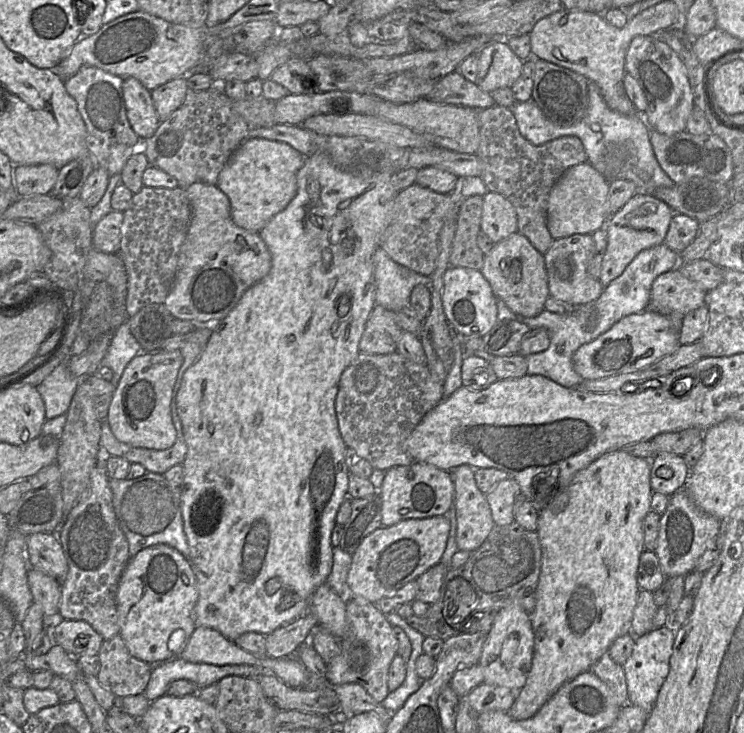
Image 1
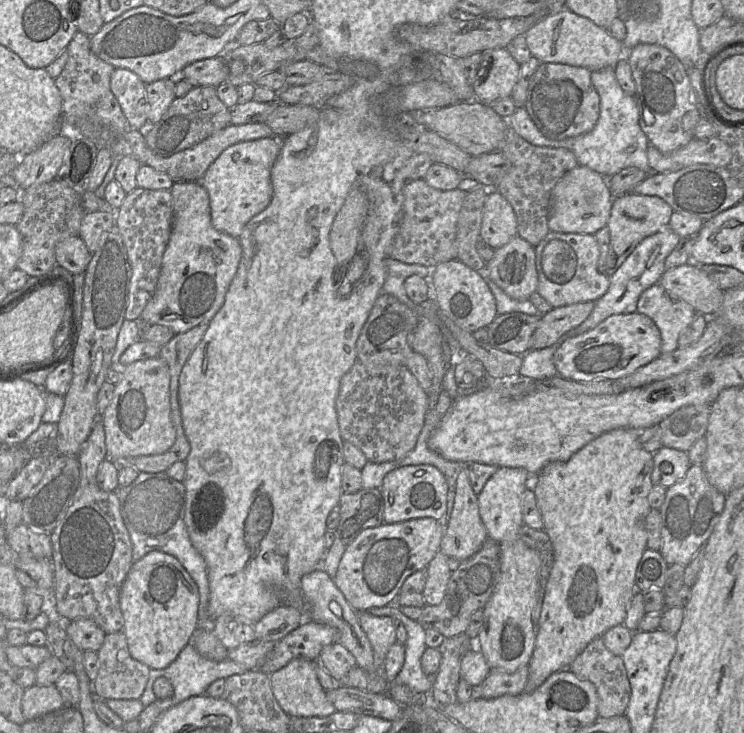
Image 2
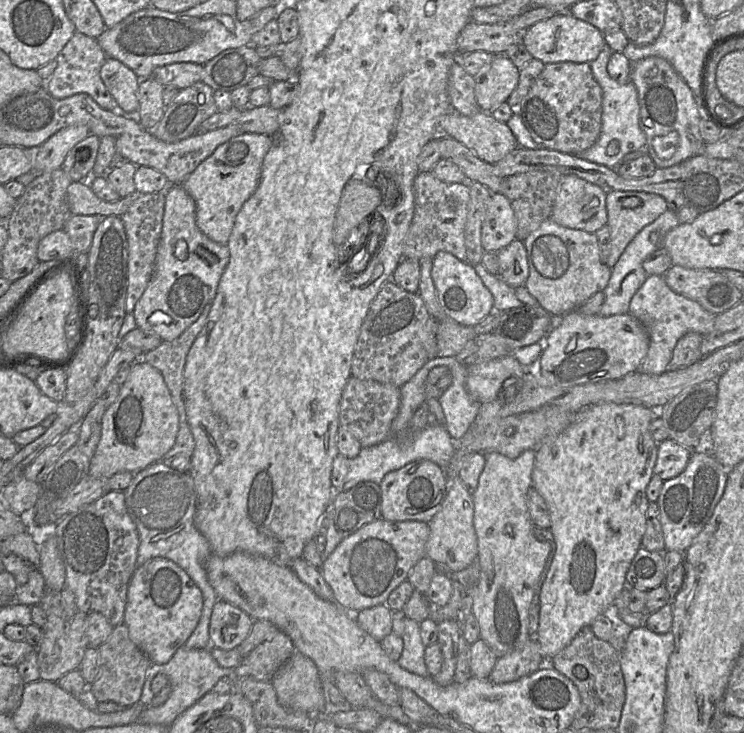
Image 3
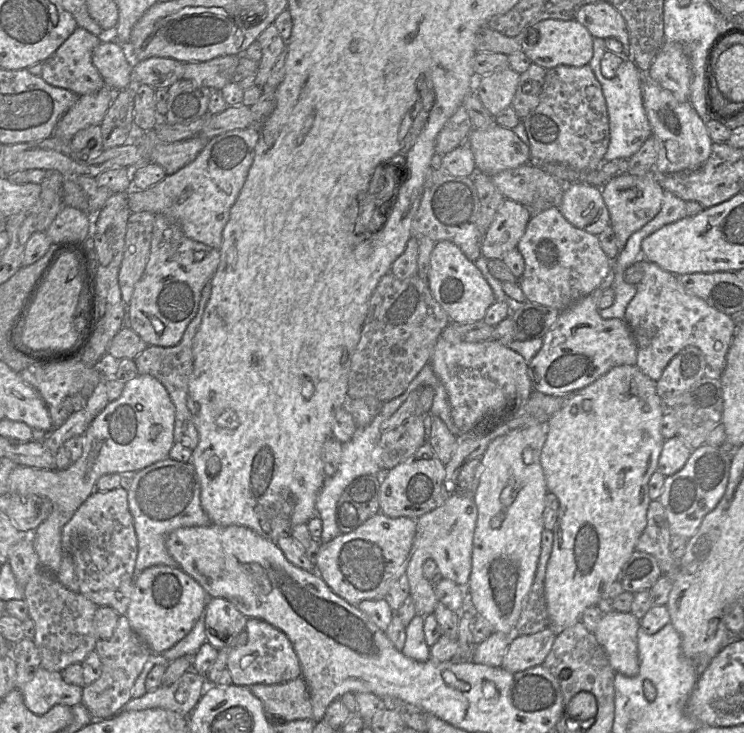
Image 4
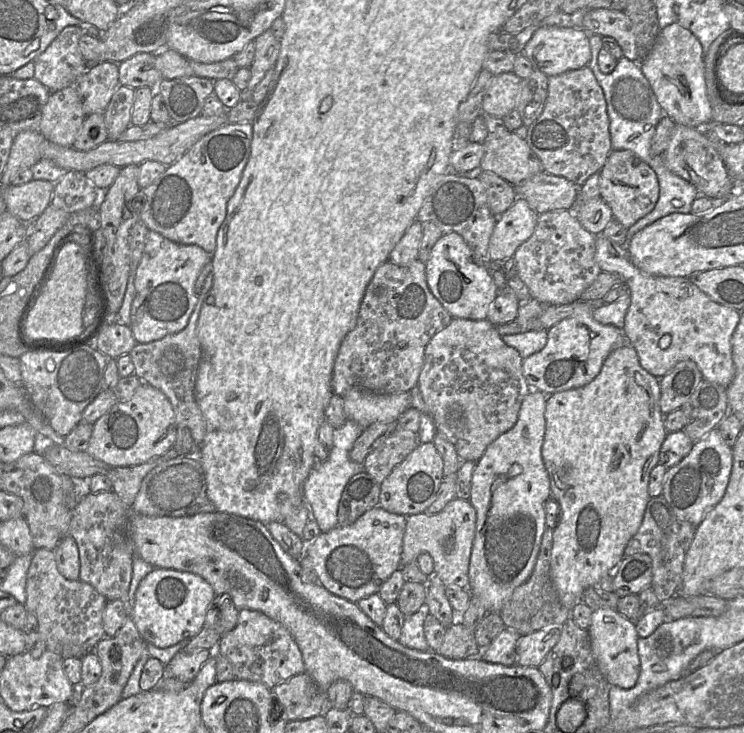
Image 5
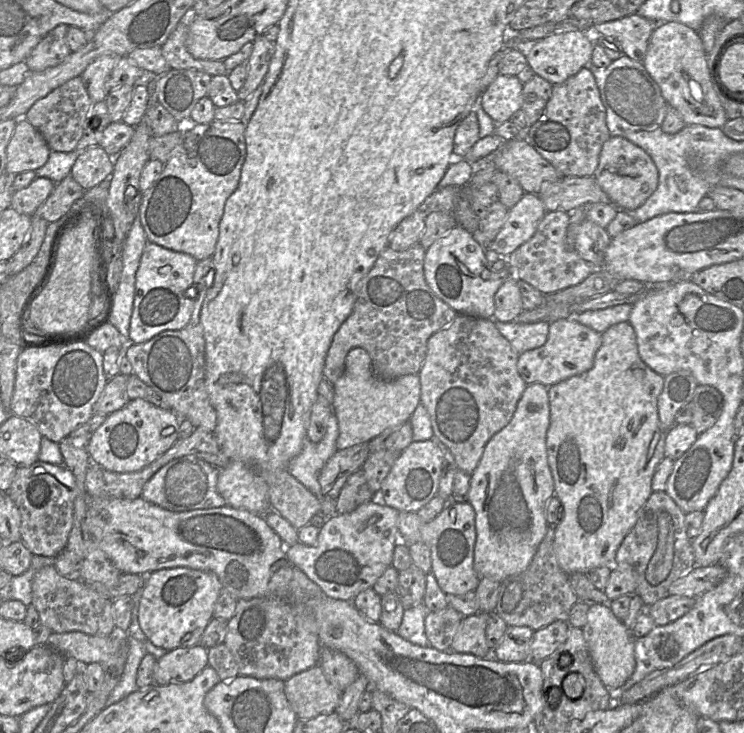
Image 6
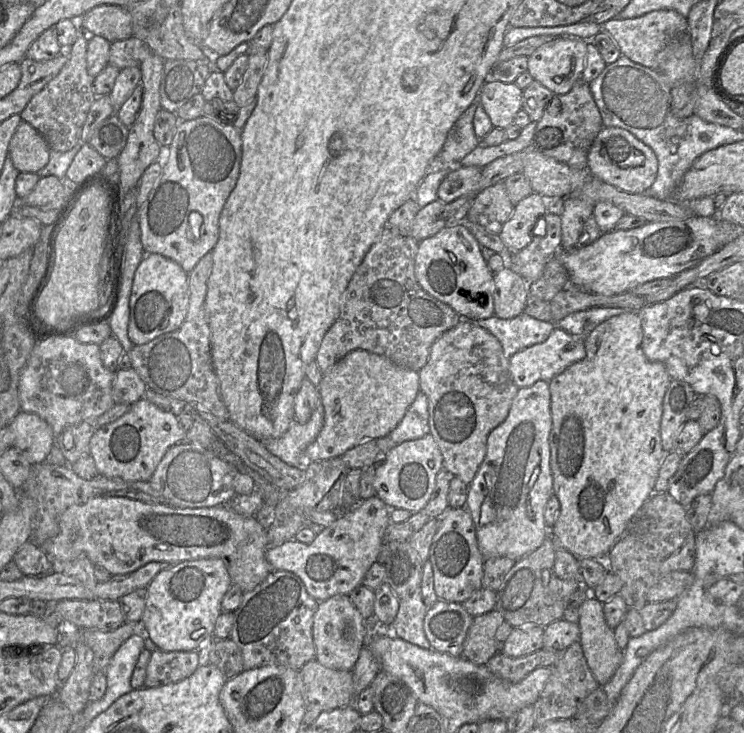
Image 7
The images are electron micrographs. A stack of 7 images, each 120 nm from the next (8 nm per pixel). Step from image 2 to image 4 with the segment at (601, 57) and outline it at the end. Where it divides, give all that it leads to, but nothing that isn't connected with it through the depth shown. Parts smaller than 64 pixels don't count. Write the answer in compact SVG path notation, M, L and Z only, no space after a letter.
M546 19L528 30L522 51L533 63L546 70L559 65L582 67L589 64L593 57L593 39L587 28L575 19Z

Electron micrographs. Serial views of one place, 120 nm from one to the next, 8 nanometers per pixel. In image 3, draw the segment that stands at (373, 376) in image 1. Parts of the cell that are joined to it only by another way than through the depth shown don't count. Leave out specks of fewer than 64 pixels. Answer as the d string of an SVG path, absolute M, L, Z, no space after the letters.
M353 376L348 379L339 404L339 426L346 429L360 443L361 447L377 445L391 437L390 427L400 405L400 387L373 380L360 380Z

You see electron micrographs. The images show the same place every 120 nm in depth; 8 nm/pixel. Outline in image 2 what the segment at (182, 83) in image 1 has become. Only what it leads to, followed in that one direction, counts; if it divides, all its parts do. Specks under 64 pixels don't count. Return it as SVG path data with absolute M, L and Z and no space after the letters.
M164 78L146 84L147 127L149 127L149 124L157 123L176 98L174 93L175 83L174 79Z

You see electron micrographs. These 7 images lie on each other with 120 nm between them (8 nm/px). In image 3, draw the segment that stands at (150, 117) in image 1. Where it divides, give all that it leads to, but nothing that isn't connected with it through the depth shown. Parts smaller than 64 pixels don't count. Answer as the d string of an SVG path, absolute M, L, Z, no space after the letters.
M107 57L100 69L100 77L126 118L136 115L139 108L138 87L140 79L117 59Z

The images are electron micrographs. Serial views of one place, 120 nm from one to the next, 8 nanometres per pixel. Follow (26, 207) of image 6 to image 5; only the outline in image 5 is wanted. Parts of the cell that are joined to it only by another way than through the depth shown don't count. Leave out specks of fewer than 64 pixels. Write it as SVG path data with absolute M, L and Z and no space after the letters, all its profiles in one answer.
M31 180L4 189L7 211L24 223L34 221L50 204L54 183Z

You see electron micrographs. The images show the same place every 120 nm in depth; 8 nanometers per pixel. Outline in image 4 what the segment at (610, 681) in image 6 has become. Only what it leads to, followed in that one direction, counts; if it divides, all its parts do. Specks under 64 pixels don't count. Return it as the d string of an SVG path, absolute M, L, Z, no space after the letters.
M613 611L602 615L593 633L615 672L627 677L639 673L637 633L639 619L631 613Z

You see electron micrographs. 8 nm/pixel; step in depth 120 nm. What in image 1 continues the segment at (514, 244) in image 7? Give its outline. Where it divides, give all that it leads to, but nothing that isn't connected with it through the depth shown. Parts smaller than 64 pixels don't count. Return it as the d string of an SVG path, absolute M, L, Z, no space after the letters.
M488 191L483 196L480 229L493 243L518 232L517 214L513 204L503 195Z

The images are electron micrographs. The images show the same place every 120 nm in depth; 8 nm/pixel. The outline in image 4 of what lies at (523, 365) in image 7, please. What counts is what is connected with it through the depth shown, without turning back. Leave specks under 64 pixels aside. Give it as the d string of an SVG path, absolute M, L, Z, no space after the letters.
M601 286L580 301L561 311L555 324L543 337L543 346L528 363L528 375L533 389L552 396L568 396L596 381L619 365L637 364L637 344L624 319L604 319L599 313L599 299L607 286Z

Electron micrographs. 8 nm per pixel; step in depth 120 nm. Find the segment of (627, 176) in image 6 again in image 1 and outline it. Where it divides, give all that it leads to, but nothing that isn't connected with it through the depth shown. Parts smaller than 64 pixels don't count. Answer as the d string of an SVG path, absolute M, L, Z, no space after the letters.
M637 192L606 223L608 245L602 261L600 282L604 287L620 276L642 250L664 243L674 211L653 193Z

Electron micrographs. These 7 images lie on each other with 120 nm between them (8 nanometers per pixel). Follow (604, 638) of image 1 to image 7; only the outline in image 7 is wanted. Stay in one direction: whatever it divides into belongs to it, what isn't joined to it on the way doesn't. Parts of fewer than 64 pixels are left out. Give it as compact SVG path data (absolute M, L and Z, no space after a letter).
M627 310L620 315L613 316L599 324L584 338L585 358L571 364L549 381L552 416L552 428L549 435L550 466L553 475L553 494L556 495L560 503L559 513L552 525L553 535L559 540L560 545L577 559L593 558L606 560L606 556L611 548L625 533L630 520L655 491L654 486L659 468L666 454L662 447L660 425L663 399L671 378L663 363L651 361L644 355L641 347L642 338L642 323L637 311Z

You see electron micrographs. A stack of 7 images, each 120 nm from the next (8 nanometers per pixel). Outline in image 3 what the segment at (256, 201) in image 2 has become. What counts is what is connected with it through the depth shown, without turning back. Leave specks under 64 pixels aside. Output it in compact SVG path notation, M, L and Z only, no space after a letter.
M242 133L239 134L230 140L220 144L215 151L207 157L204 161L202 161L197 168L181 183L181 184L170 184L170 185L181 185L186 192L194 199L195 201L195 211L196 211L196 224L197 227L201 230L202 233L204 233L208 238L210 238L212 241L222 244L222 245L227 245L229 237L231 235L234 223L235 223L235 218L240 211L241 207L245 203L246 200L248 200L251 195L255 192L255 190L258 187L260 177L261 177L261 171L262 171L262 164L265 155L269 151L270 147L272 145L272 137L270 135L266 134L259 134L259 133Z

